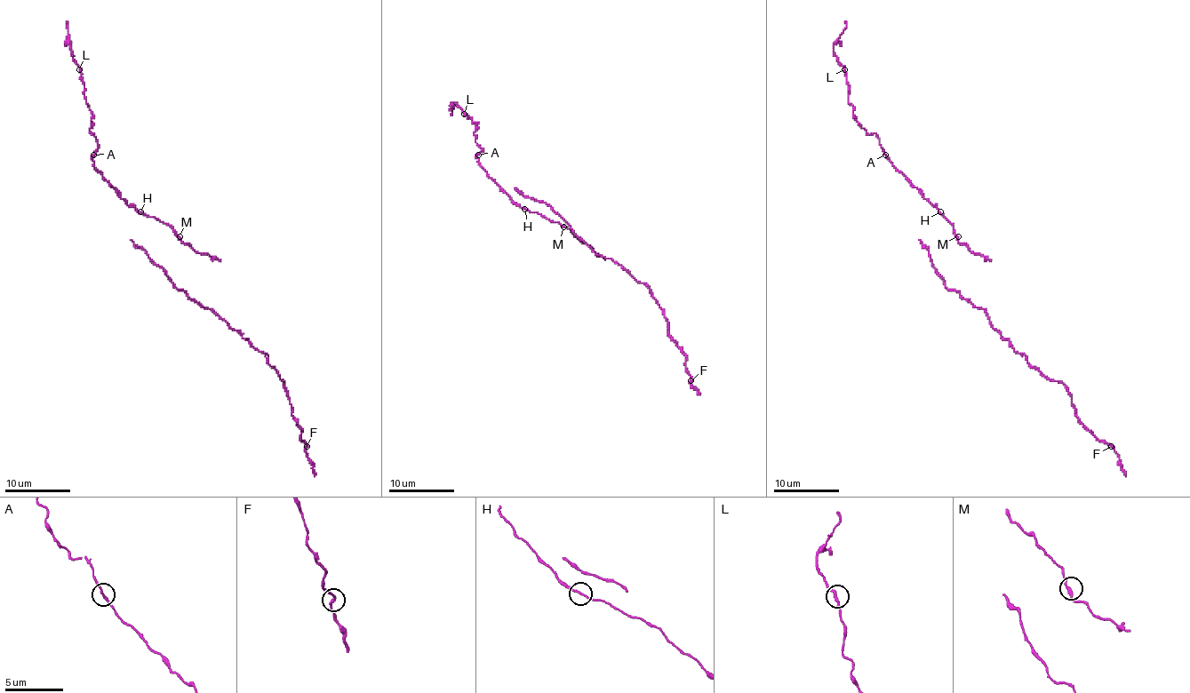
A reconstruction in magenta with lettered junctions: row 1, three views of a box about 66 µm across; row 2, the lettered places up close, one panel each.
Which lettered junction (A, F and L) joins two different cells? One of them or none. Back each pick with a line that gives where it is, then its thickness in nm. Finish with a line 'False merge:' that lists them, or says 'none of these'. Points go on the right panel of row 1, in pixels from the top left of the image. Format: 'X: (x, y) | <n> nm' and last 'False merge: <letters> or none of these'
A: (885, 155) | 200 nm
False merge: A

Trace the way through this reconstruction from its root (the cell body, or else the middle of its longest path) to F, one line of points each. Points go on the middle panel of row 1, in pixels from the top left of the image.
F: (547, 204), (595, 253), (611, 258), (650, 290), (664, 314), (667, 334), (685, 355), (685, 367), (690, 379)

